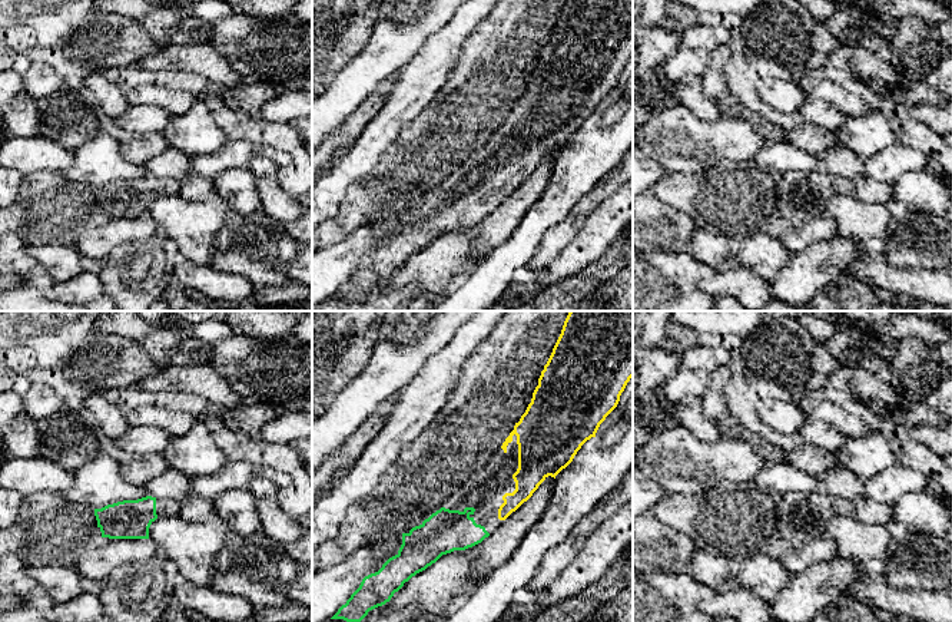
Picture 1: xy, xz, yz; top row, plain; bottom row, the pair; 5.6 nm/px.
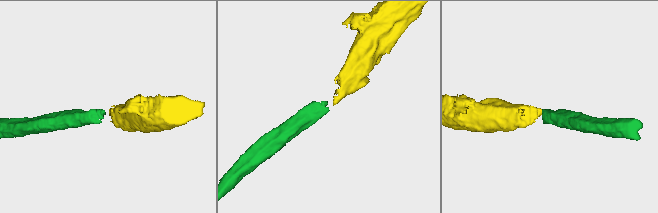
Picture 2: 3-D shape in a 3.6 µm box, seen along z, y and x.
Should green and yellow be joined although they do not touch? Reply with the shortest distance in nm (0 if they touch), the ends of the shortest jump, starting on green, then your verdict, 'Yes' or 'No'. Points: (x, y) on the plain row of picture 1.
Distance 100 nm. Across: xz (484, 207), (498, 197). Yes

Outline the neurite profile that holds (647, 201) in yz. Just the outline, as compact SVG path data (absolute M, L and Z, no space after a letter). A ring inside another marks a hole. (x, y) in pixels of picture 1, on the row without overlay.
M654 193L633 196L633 247L640 251L690 252L696 226Z

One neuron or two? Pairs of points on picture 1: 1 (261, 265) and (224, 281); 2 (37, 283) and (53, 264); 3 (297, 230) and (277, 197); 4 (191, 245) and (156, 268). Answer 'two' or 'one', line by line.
1: two
2: two
3: two
4: two

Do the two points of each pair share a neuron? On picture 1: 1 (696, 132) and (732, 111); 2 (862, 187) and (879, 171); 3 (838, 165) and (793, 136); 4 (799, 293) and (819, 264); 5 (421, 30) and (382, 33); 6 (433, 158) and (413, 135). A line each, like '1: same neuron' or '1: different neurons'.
1: different neurons
2: different neurons
3: different neurons
4: same neuron
5: same neuron
6: same neuron

